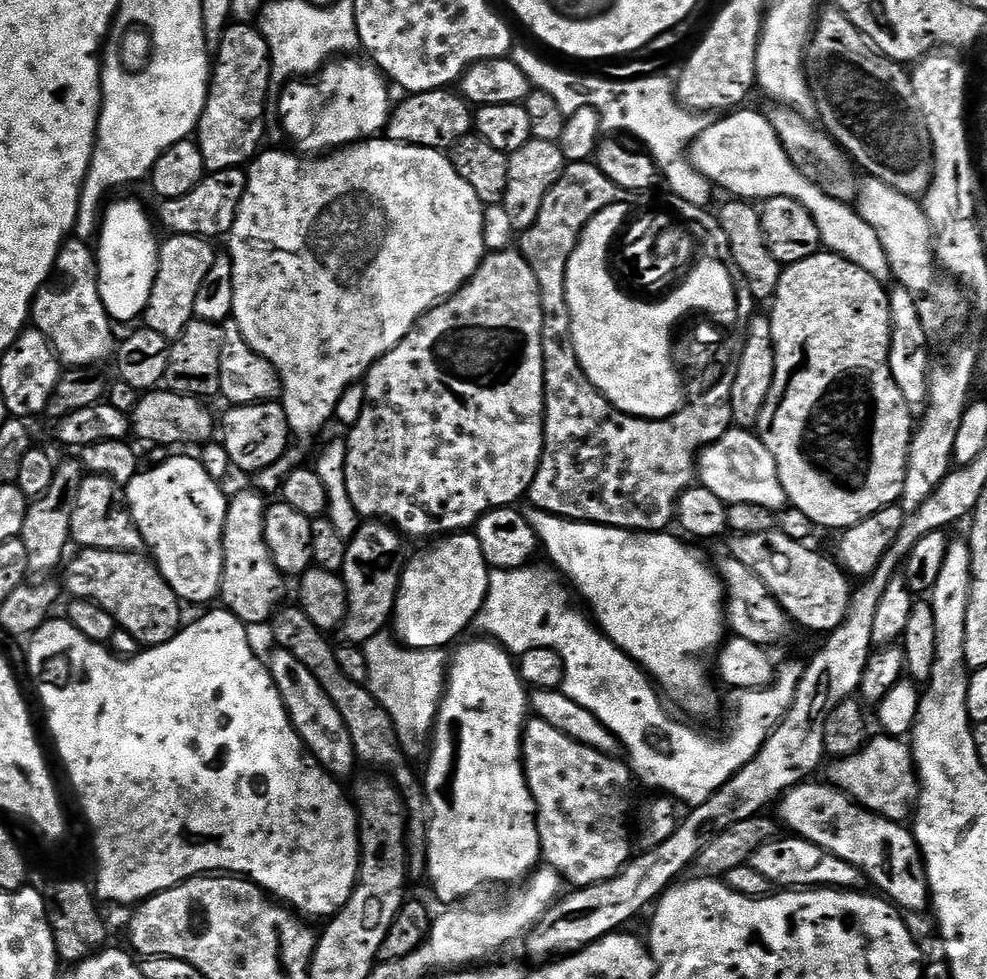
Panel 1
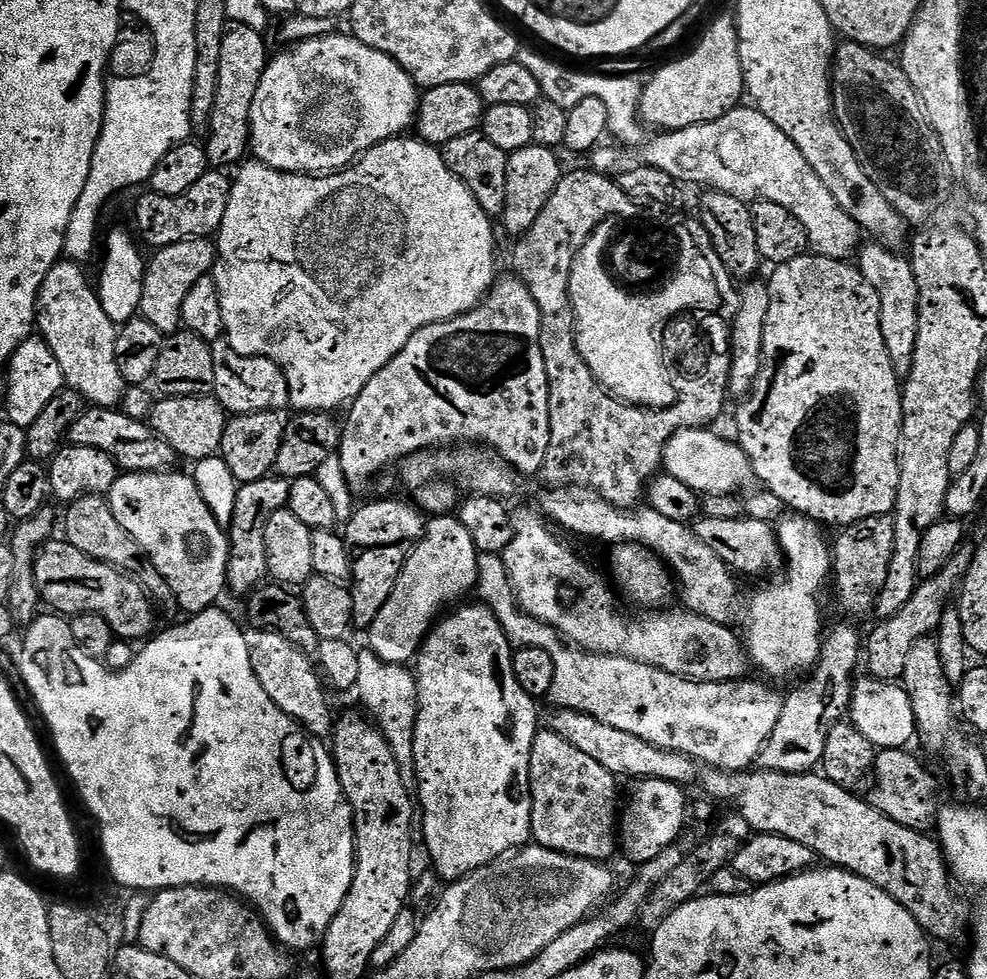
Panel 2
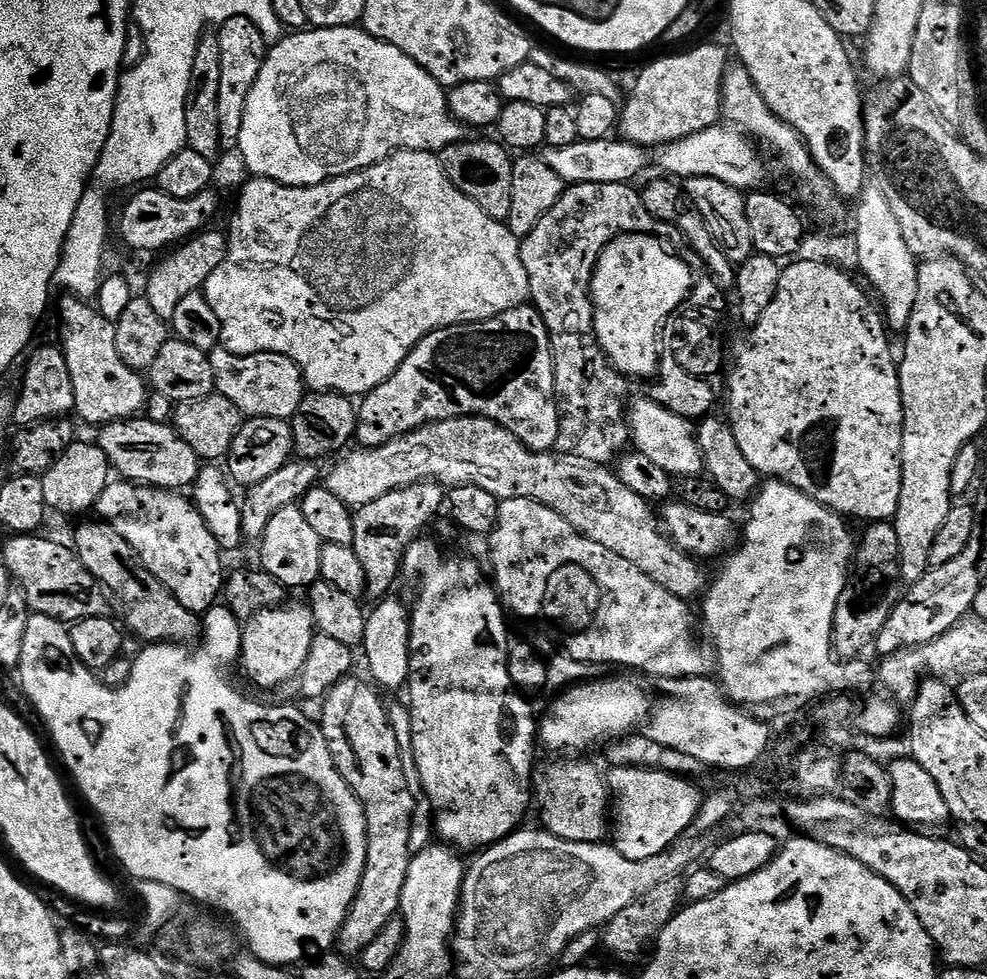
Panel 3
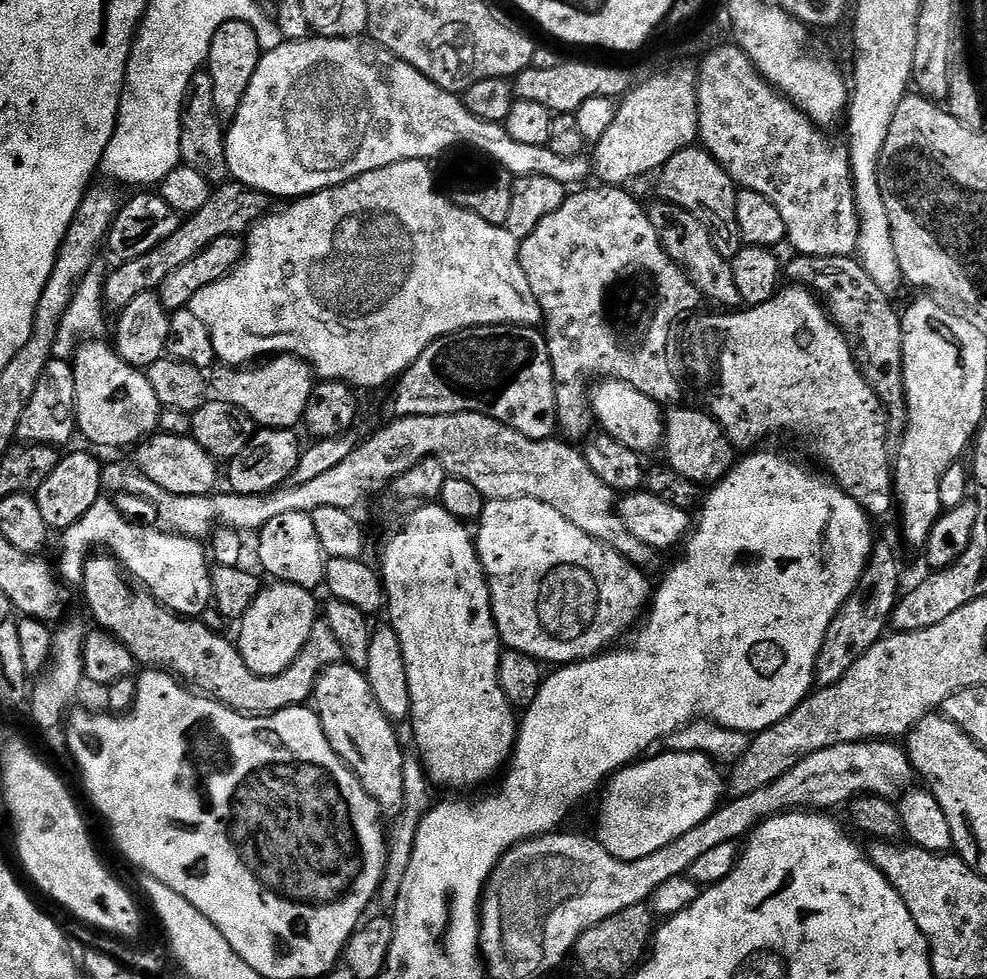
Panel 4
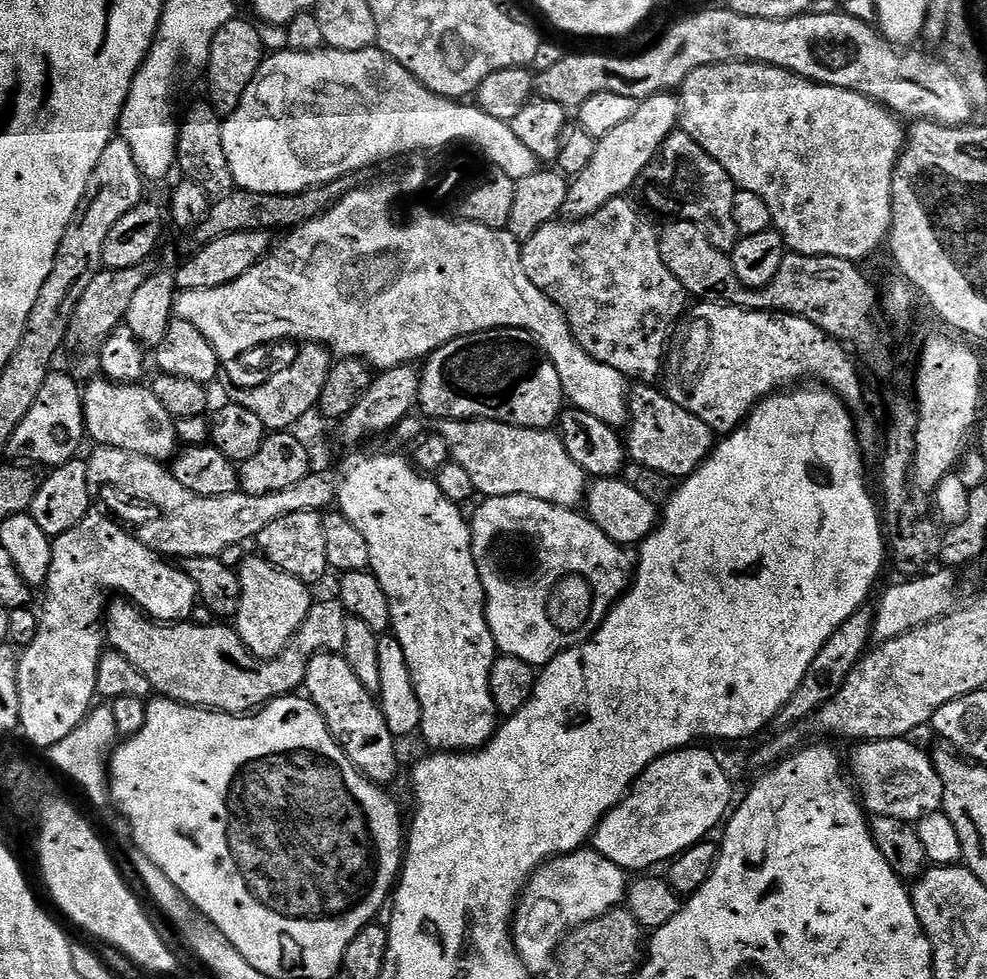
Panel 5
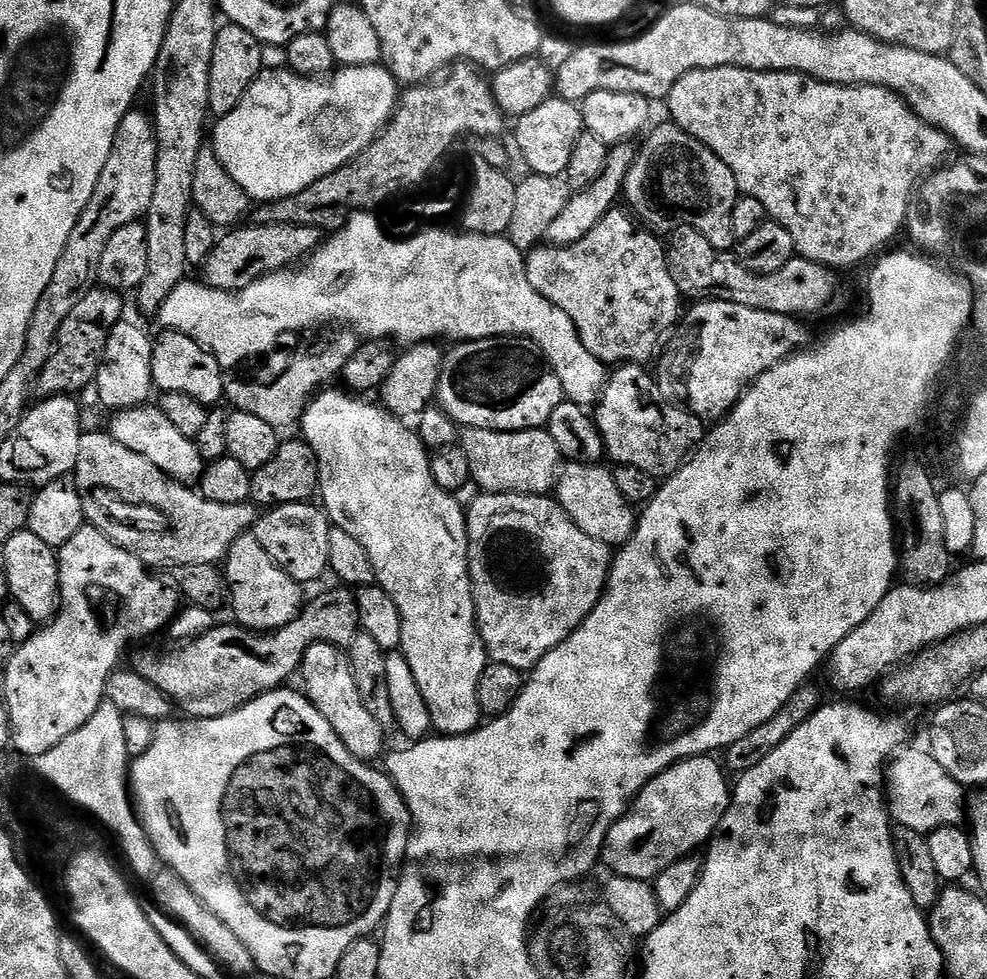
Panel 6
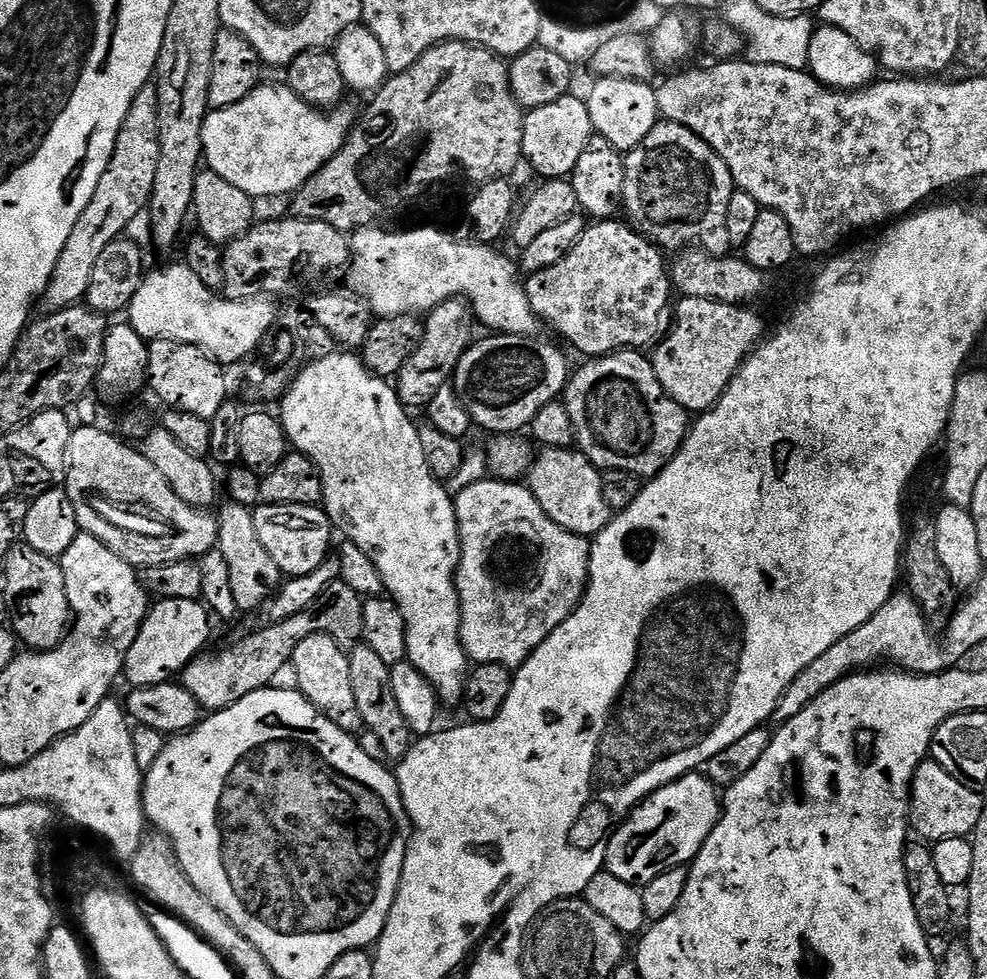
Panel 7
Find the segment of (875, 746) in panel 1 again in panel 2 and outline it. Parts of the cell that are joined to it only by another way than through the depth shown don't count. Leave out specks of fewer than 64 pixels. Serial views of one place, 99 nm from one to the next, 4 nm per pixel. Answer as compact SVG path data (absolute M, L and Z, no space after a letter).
M885 748L877 755L874 769L876 781L872 784L870 803L882 814L886 814L886 818L890 818L894 822L898 822L907 828L912 828L916 832L928 834L933 831L936 822L936 813L939 812L942 807L942 800L936 797L935 778L932 777L910 753L911 751L903 748Z

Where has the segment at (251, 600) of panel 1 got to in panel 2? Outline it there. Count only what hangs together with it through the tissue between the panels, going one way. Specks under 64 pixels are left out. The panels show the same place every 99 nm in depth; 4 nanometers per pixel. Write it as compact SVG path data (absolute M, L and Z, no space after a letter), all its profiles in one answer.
M269 474L261 478L258 482L239 485L237 490L237 501L235 503L232 524L226 529L228 534L228 582L227 587L232 588L241 598L247 597L256 591L261 584L265 583L268 576L268 563L266 562L266 522L272 512L287 505L290 498L290 483L281 480L275 474Z

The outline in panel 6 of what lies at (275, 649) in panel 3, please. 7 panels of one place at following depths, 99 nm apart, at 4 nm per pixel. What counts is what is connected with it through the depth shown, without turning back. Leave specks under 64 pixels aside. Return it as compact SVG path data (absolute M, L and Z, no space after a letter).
M251 534L239 536L232 543L222 564L222 575L230 589L230 608L232 604L235 623L249 632L278 631L293 620L306 603L305 589L276 565L274 558L262 550Z

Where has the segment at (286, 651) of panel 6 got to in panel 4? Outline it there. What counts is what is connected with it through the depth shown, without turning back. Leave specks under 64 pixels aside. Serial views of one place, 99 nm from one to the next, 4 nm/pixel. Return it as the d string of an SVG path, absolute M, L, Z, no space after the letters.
M93 554L84 561L84 600L105 632L114 634L134 654L137 665L171 672L185 685L210 694L227 708L250 716L269 716L283 708L307 705L320 675L330 666L345 663L334 630L317 619L310 638L294 662L277 676L259 676L242 662L240 649L226 635L208 629L200 618L178 616L152 597L152 591L111 554Z

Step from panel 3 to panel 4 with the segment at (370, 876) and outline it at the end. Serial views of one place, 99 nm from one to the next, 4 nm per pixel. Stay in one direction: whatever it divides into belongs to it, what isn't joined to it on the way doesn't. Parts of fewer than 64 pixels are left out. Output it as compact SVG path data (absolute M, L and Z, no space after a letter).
M350 663L335 664L320 675L312 693L316 717L338 758L362 782L366 794L378 802L385 817L396 816L408 800L408 780L404 777L404 752L396 737L397 725L378 706L367 675Z

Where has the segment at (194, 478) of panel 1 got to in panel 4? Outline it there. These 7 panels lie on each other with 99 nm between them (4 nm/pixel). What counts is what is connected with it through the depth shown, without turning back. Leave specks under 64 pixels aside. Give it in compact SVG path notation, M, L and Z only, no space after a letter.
M101 498L74 522L74 526L63 529L60 540L60 564L58 563L58 572L69 585L76 586L84 583L84 561L93 555L94 549L107 550L115 556L130 574L134 574L143 583L145 588L152 591L152 597L164 607L169 608L171 612L178 616L187 616L189 618L200 618L204 611L213 603L212 598L212 568L210 567L210 556L199 539L191 536L180 536L177 532L166 532L159 527L151 526L147 528L144 524L131 524L129 517L121 512L115 503L111 504L111 499Z

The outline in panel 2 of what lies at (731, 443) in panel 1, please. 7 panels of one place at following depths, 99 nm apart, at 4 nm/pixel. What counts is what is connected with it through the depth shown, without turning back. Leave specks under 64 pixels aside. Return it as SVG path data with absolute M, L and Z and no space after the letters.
M679 428L664 448L662 468L667 475L678 478L678 482L686 482L690 490L709 496L739 493L739 488L754 480L752 462L739 443L732 441L731 444L708 428Z

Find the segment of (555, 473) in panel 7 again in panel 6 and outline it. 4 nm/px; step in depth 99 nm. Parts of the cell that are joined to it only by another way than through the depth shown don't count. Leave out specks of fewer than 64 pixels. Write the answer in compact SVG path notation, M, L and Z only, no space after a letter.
M565 463L558 473L554 499L582 534L590 534L590 538L609 546L619 546L632 536L638 512L626 498L622 498L622 490L614 486L612 468L604 467L600 464Z

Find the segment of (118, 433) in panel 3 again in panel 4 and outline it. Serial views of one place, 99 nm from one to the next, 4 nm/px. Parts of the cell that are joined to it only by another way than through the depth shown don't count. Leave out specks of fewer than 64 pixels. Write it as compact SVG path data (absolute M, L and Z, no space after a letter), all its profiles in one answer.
M157 431L146 440L141 440L135 445L136 460L134 467L143 476L150 478L162 490L179 496L210 496L217 491L216 483L221 483L221 465L198 442L193 436L179 436L178 434L166 434Z

